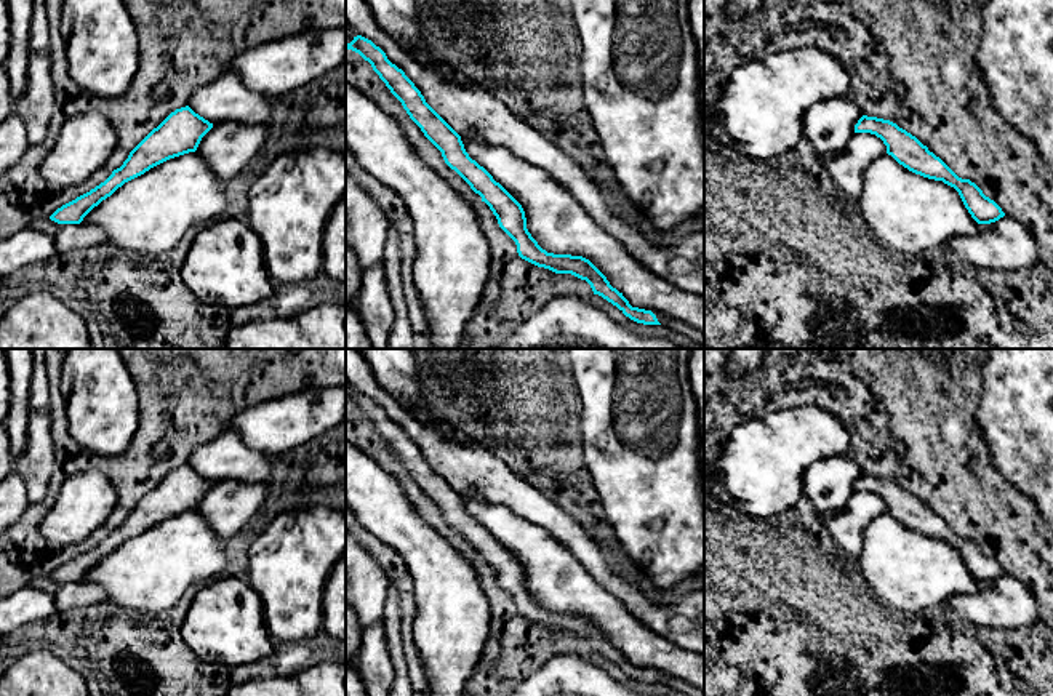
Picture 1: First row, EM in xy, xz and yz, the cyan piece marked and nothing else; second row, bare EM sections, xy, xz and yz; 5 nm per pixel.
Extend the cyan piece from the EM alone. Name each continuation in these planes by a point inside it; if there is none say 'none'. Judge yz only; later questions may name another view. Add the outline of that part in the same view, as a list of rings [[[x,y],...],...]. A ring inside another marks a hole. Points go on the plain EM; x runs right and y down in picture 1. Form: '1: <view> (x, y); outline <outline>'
none

